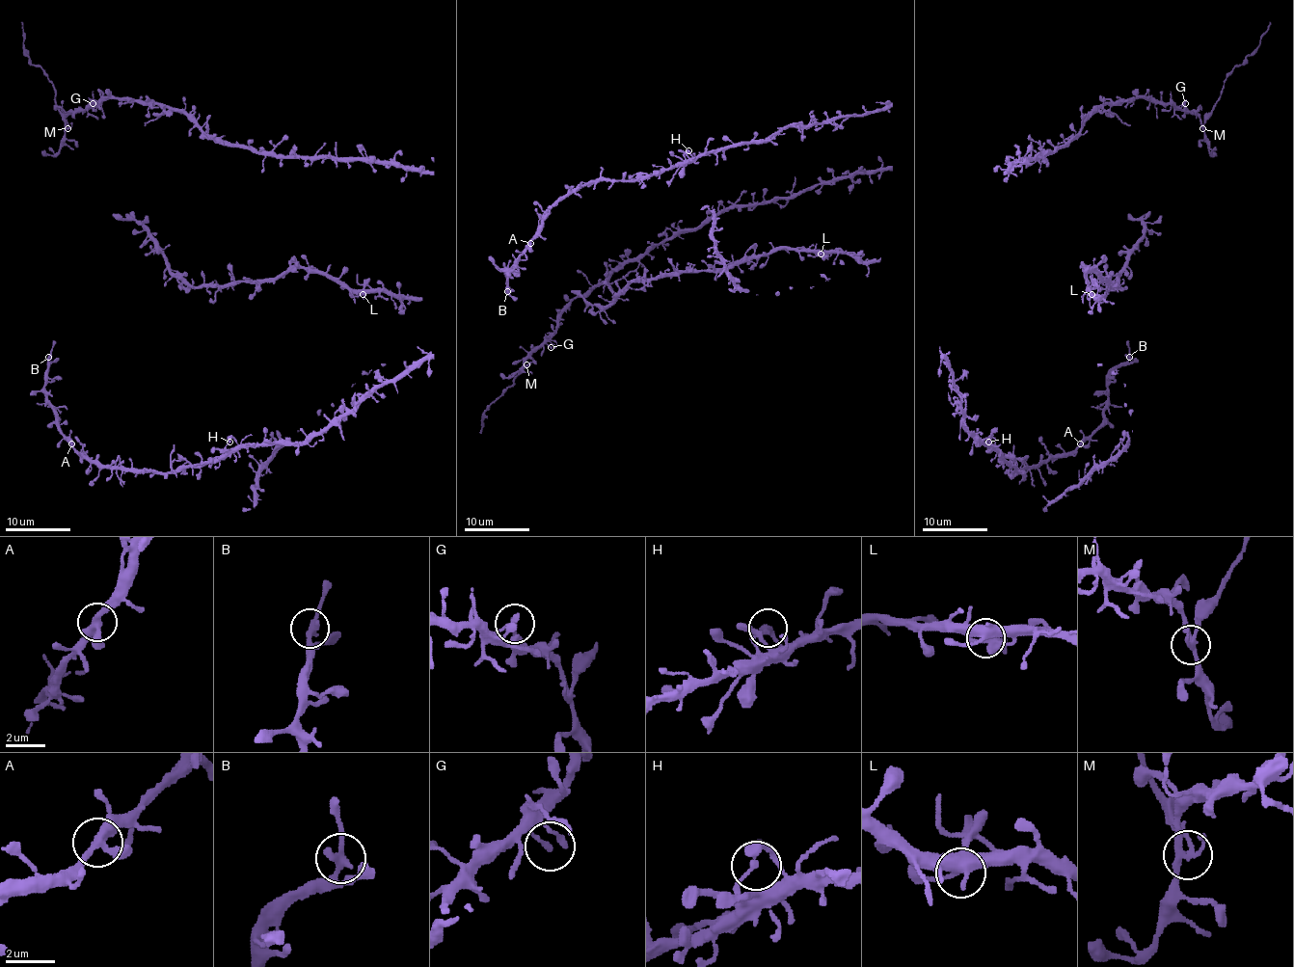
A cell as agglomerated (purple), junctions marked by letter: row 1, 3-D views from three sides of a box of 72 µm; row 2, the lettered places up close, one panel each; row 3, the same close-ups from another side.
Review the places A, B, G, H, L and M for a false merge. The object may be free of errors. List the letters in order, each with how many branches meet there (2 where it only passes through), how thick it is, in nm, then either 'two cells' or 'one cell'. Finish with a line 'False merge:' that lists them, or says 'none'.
A: 3 branches meet; 360 nm thick; one cell
B: 3 branches meet; 240 nm thick; one cell
G: 1 branches meet; 240 nm thick; one cell
H: 2 branches meet; 260 nm thick; one cell
L: 4 branches meet; 420 nm thick; one cell
M: 3 branches meet; 220 nm thick; two cells
False merge: M

